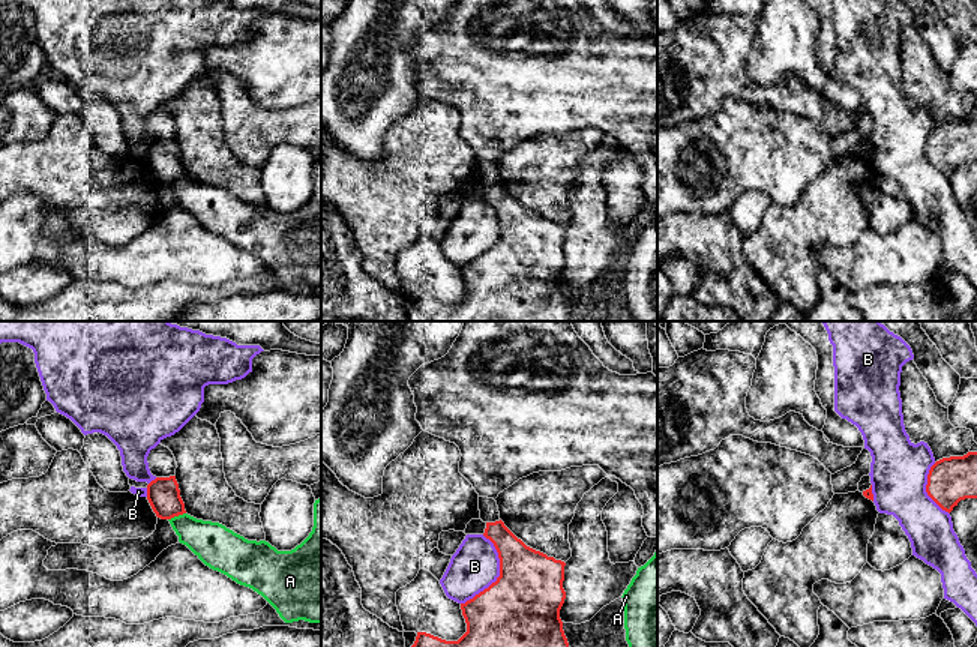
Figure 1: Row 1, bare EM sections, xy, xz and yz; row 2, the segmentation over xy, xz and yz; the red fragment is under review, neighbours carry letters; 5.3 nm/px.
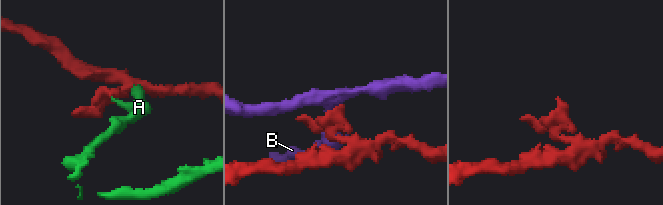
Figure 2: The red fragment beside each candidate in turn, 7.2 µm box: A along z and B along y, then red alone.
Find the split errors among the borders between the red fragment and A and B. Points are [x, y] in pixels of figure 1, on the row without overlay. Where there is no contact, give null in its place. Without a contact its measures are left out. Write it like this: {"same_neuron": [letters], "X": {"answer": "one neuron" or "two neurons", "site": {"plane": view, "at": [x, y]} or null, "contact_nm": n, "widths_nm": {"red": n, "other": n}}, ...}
{"same_neuron": [], "A": {"answer": "two neurons", "site": {"plane": "xy", "at": [176, 179]}, "contact_nm": 100, "widths_nm": {"red": 180, "other": 220}}, "B": {"answer": "two neurons", "site": {"plane": "xz", "at": [500, 239]}, "contact_nm": 400, "widths_nm": {"red": 460, "other": 260}}}

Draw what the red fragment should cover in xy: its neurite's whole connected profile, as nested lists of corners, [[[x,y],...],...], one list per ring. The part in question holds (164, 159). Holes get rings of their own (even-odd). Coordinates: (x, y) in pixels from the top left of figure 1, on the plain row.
[[[176,140],[156,141],[147,149],[147,164],[161,183],[186,177]]]

